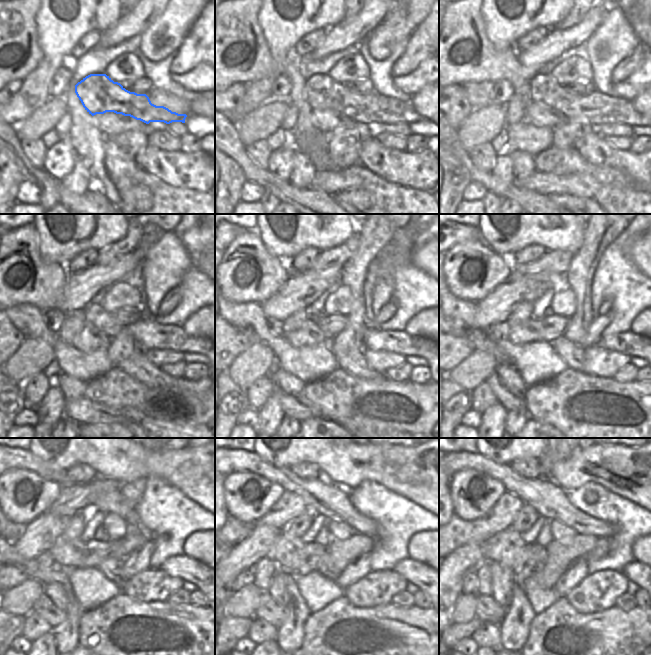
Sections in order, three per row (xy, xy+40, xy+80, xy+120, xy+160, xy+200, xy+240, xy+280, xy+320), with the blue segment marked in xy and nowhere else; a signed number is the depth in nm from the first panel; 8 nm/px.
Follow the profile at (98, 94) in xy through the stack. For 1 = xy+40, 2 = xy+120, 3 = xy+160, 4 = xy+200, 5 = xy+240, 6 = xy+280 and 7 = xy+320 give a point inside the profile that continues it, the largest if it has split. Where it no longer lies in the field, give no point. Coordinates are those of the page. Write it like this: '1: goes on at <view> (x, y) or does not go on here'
1: goes on at xy+40 (322, 92)
2: goes on at xy+120 (151, 335)
3: goes on at xy+160 (399, 341)
4: goes on at xy+200 (628, 343)
5: goes on at xy+240 (187, 569)
6: goes on at xy+280 (417, 573)
7: goes on at xy+320 (641, 574)

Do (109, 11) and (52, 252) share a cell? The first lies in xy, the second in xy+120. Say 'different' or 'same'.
same

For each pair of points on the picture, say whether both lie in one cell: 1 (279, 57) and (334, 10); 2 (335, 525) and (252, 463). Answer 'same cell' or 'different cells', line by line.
1: same cell
2: different cells

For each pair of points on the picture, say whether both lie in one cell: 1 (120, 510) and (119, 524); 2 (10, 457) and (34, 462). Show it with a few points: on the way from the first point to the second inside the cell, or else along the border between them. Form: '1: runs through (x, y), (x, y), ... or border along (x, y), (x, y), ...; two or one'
1: border along (105, 513), (117, 514), (127, 525); two
2: runs through (16, 459), (28, 461); one

